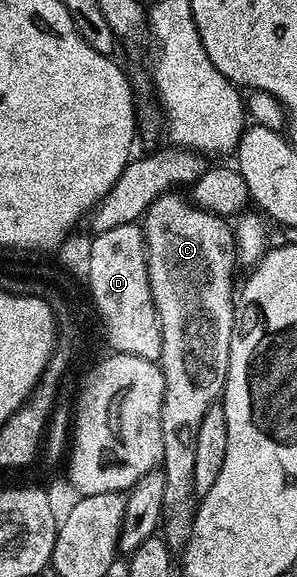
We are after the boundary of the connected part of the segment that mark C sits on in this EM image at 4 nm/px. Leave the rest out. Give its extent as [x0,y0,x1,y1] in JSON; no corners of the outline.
[142,190,238,550]

